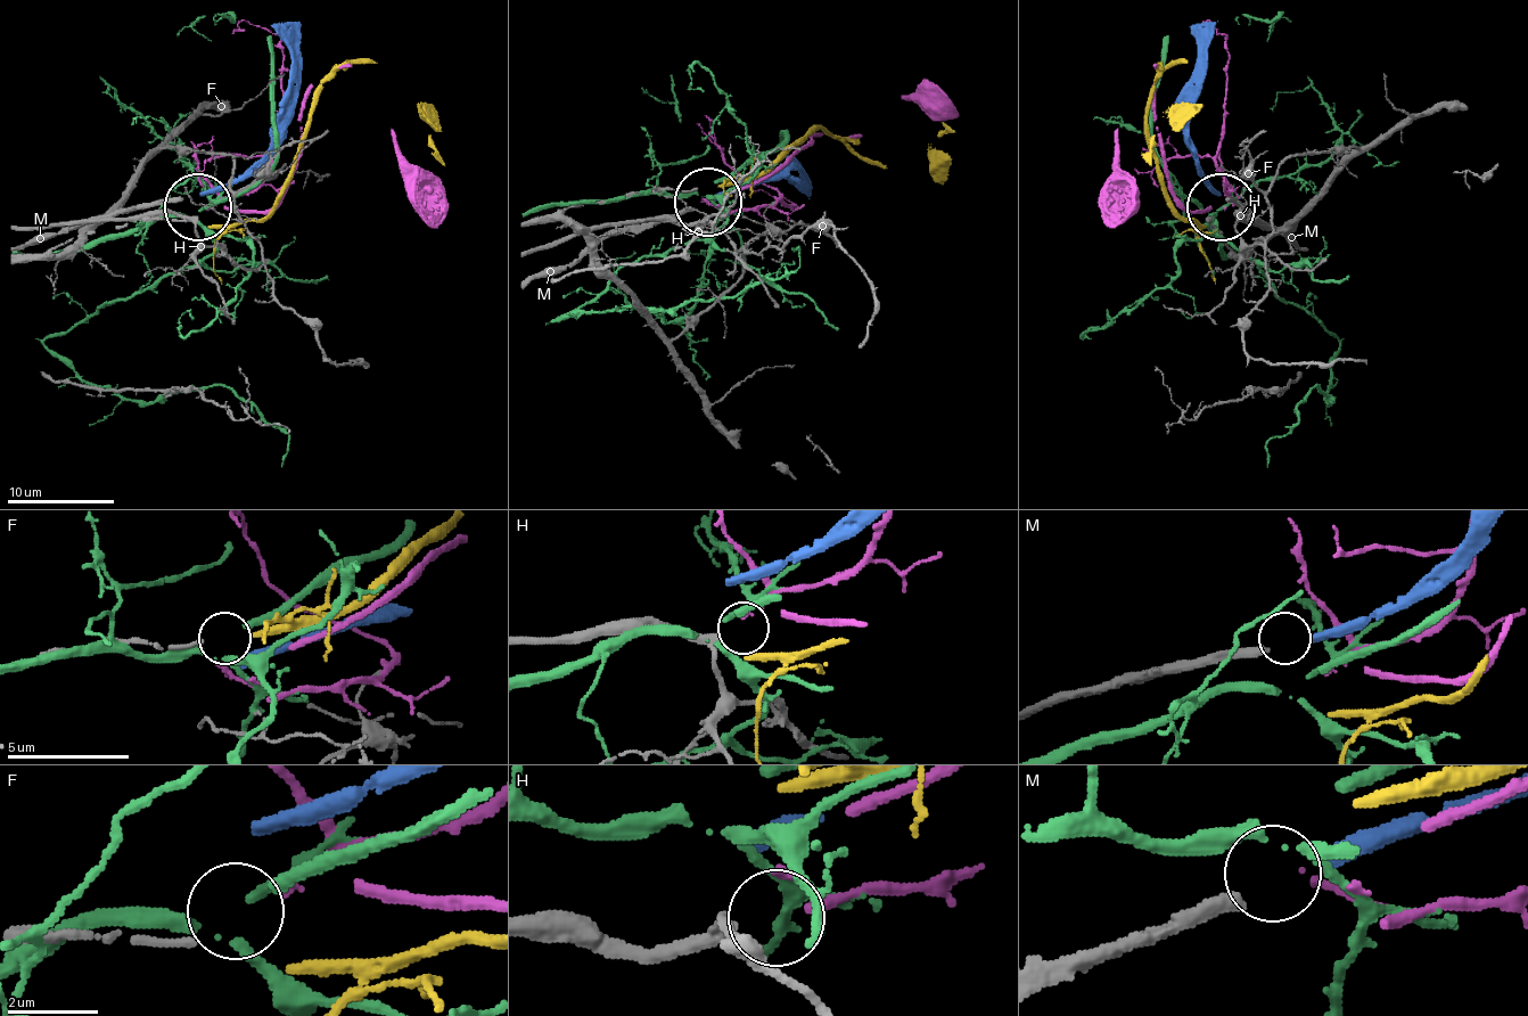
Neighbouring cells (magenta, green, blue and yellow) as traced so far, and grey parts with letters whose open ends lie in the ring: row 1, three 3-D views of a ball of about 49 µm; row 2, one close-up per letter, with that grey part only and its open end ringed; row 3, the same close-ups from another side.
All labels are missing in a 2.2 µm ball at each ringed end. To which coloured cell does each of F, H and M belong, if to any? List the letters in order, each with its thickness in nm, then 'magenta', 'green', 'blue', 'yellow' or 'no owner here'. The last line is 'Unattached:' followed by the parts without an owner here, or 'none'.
F: 160 nm thick; no owner here
H: 240 nm thick; magenta
M: 360 nm thick; blue
Unattached: F

